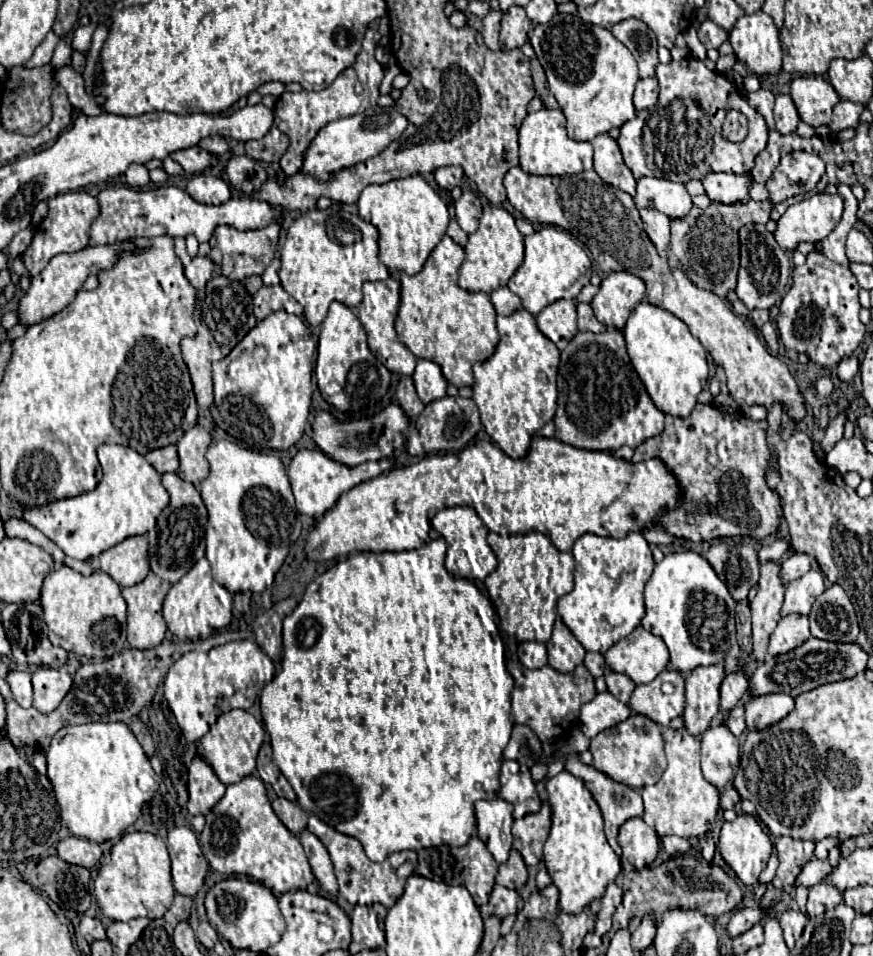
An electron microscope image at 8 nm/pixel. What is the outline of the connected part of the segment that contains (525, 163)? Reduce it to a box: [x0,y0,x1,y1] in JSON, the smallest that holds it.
[518,108,592,176]

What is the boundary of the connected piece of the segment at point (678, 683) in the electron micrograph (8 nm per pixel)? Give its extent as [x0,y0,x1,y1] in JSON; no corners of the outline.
[630,670,684,726]

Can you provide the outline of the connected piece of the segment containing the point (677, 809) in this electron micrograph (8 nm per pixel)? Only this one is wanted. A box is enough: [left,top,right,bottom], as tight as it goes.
[642,730,718,838]

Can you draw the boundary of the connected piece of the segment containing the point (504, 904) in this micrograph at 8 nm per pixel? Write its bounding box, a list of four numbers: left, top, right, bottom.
[480,886,524,918]

